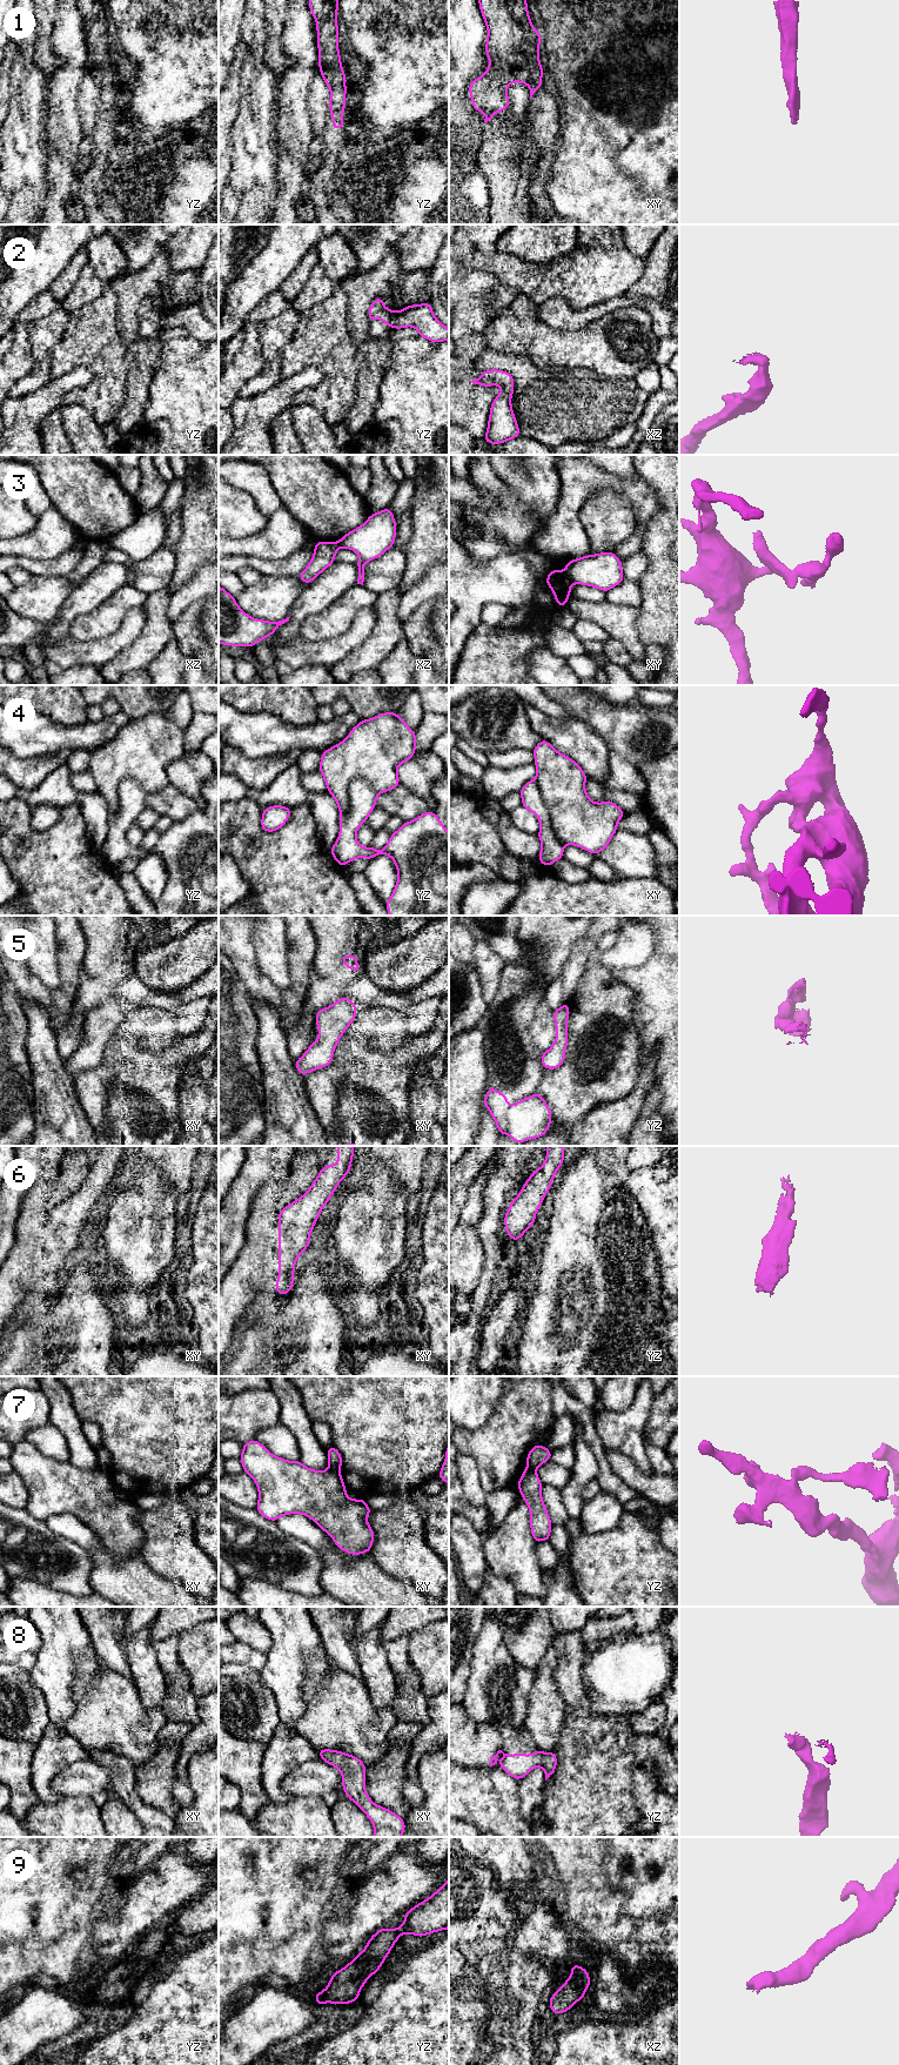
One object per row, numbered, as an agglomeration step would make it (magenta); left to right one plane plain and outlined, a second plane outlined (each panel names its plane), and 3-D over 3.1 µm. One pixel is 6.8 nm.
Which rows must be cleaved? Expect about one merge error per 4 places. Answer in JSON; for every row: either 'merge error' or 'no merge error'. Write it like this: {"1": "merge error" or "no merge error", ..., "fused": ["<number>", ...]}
{"1": "no merge error", "2": "no merge error", "3": "merge error", "4": "no merge error", "5": "no merge error", "6": "no merge error", "7": "merge error", "8": "no merge error", "9": "no merge error", "fused": ["3", "7"]}

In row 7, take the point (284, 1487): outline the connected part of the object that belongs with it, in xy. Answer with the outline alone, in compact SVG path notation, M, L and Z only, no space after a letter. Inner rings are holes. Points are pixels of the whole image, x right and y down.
M255 1439L243 1443L239 1459L243 1471L253 1477L259 1489L255 1509L264 1518L276 1522L284 1515L302 1514L323 1529L340 1550L351 1555L370 1554L375 1534L367 1516L373 1509L367 1506L364 1499L353 1500L347 1496L340 1471L331 1468L318 1471L309 1469L300 1460L288 1461L275 1456Z

